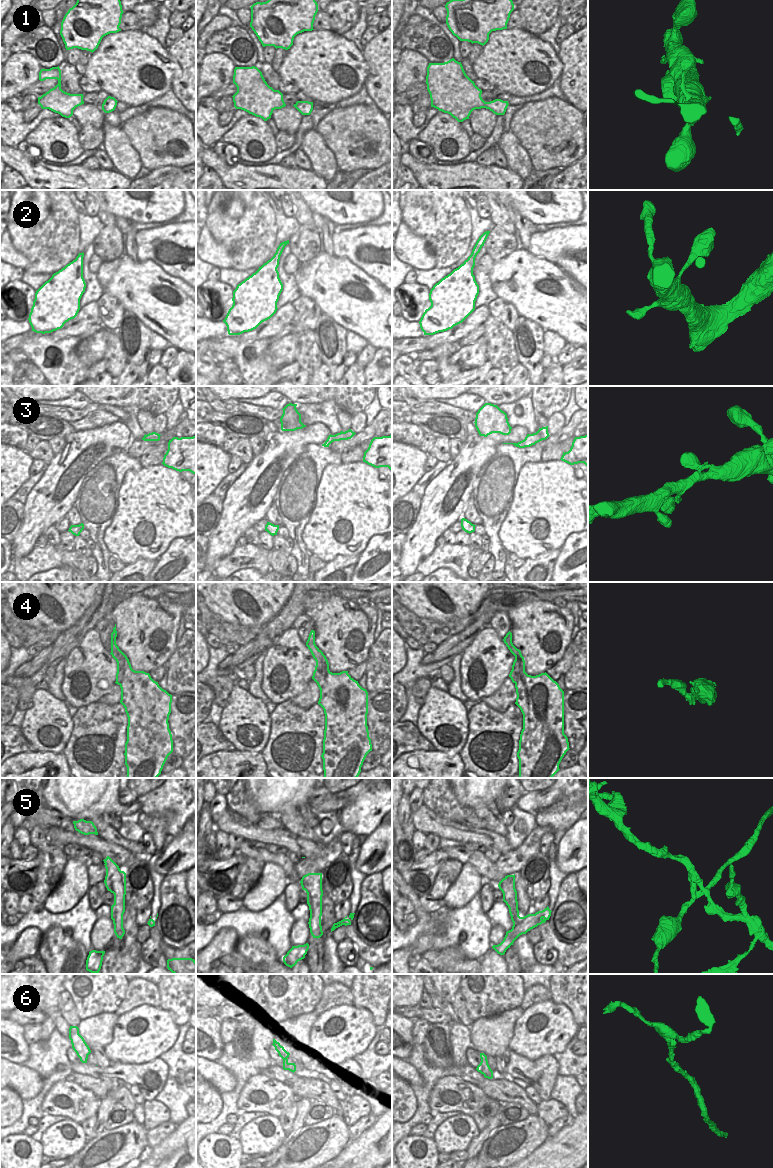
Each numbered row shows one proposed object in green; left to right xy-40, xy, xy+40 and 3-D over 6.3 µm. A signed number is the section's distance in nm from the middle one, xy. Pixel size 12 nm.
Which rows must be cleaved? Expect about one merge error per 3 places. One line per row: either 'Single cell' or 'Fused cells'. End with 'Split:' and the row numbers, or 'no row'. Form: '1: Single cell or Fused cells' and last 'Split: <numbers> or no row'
1: Single cell
2: Single cell
3: Single cell
4: Single cell
5: Fused cells
6: Single cell
Split: 5.

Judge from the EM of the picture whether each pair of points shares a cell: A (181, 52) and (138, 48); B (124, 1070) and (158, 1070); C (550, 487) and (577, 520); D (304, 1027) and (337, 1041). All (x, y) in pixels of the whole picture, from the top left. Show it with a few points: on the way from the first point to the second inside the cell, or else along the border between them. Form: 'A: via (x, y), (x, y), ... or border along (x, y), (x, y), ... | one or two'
A: border along (166, 49), (177, 61), (181, 71) | two
B: via (132, 1070), (150, 1069) | one
C: via (557, 495), (574, 512) | one
D: border along (318, 1016), (313, 1024), (312, 1039), (305, 1053) | two

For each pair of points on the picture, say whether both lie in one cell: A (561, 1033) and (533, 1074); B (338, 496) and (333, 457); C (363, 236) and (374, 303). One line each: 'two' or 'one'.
A: two
B: two
C: two

